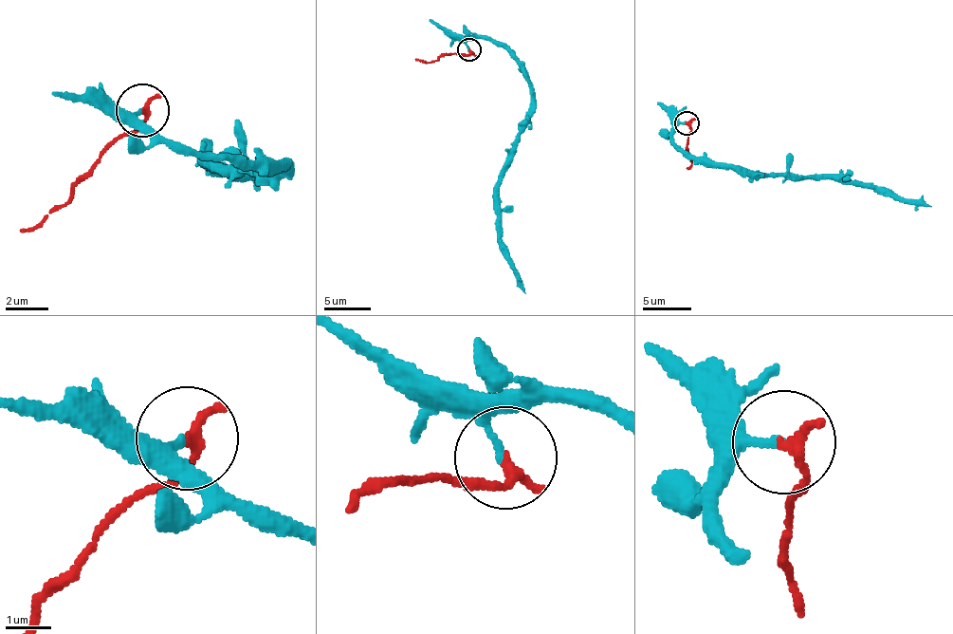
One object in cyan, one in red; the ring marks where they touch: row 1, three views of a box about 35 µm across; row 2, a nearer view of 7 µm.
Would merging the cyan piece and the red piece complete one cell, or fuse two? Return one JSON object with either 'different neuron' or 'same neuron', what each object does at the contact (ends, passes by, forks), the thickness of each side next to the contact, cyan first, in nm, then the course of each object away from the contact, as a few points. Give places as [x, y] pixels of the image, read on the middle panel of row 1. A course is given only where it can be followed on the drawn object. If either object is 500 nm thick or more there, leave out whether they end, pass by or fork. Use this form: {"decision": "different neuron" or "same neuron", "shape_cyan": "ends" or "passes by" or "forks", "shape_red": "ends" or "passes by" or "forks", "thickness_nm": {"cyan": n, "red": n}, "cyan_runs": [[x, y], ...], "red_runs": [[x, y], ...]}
{"decision": "different neuron", "shape_cyan": "ends", "shape_red": "passes by", "thickness_nm": {"cyan": 170, "red": 200}, "cyan_runs": [[467, 48], [465, 42], [477, 36], [503, 46], [530, 89], [530, 109], [498, 188], [503, 250], [525, 293]], "red_runs": [[469, 48], [467, 54], [442, 54], [434, 61], [423, 63], [416, 58]]}

